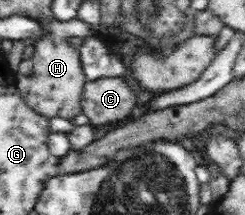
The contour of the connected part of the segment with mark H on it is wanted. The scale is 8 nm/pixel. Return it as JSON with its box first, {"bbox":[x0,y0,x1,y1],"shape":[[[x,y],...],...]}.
{"bbox":[16,18,92,120],"shape":[[[79,18],[70,20],[51,20],[39,19],[41,25],[41,35],[33,41],[35,45],[34,53],[32,54],[33,73],[31,75],[16,74],[16,89],[17,93],[28,103],[30,109],[36,113],[43,115],[45,118],[51,120],[60,117],[67,120],[74,120],[81,114],[80,100],[83,93],[84,85],[88,82],[85,72],[82,68],[80,60],[80,52],[77,52],[74,47],[69,44],[71,37],[89,37],[92,35],[90,23],[85,23]]]}

